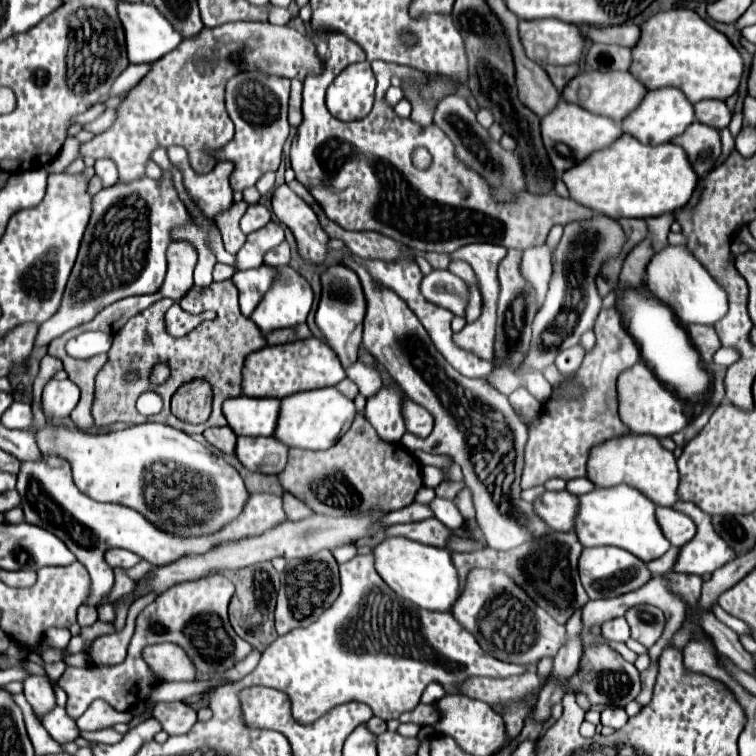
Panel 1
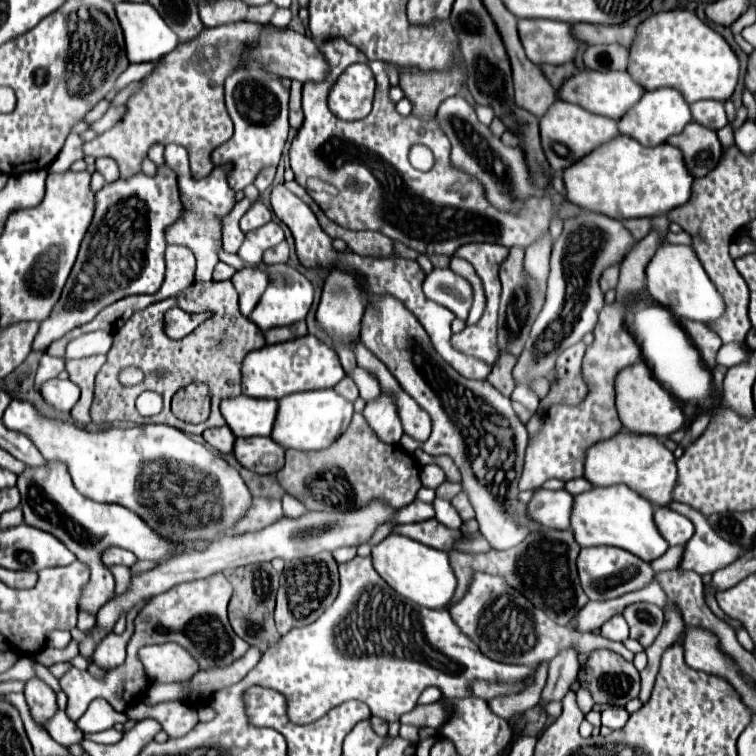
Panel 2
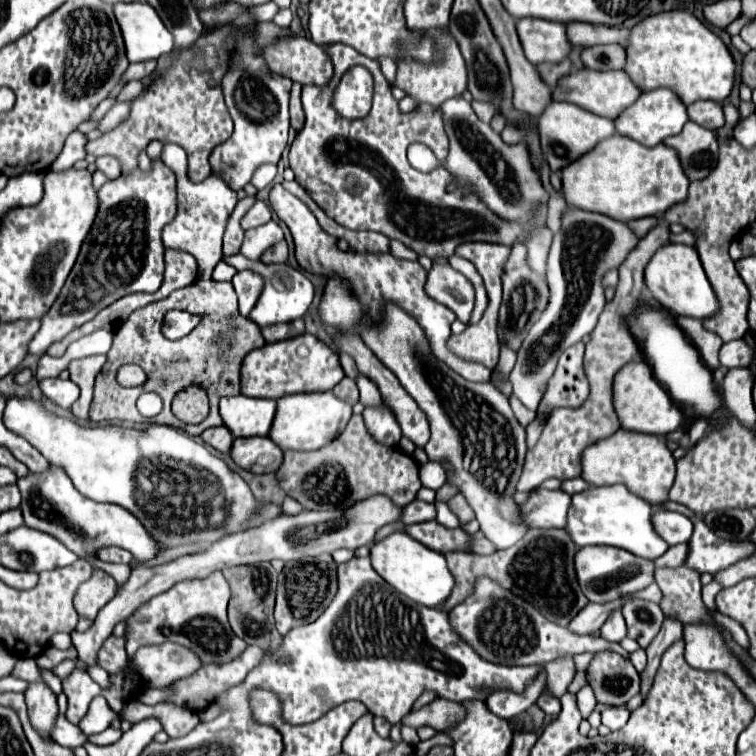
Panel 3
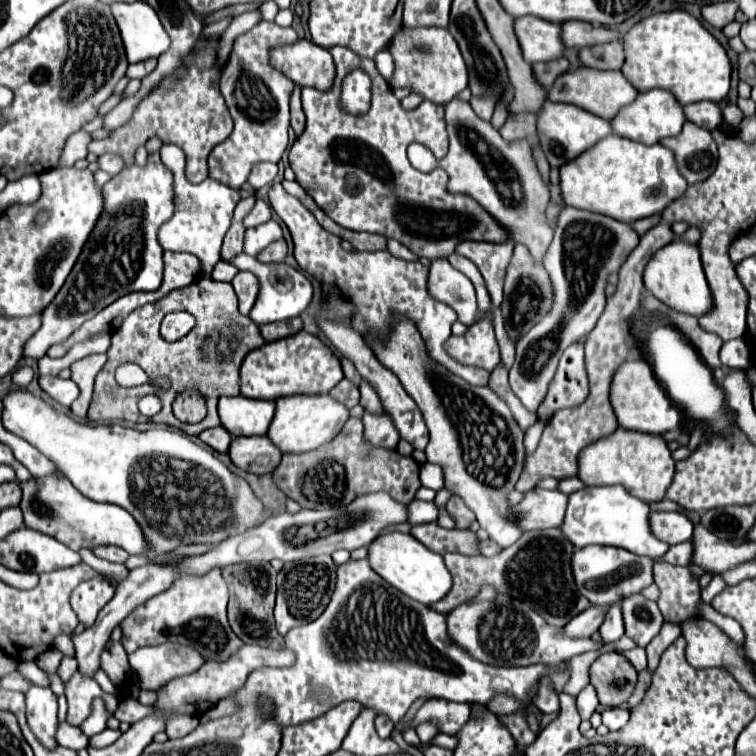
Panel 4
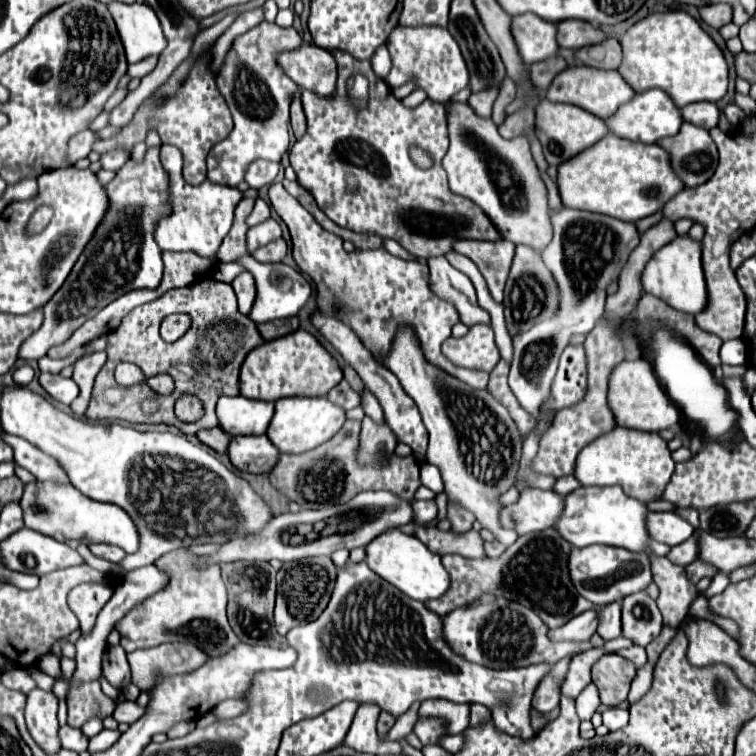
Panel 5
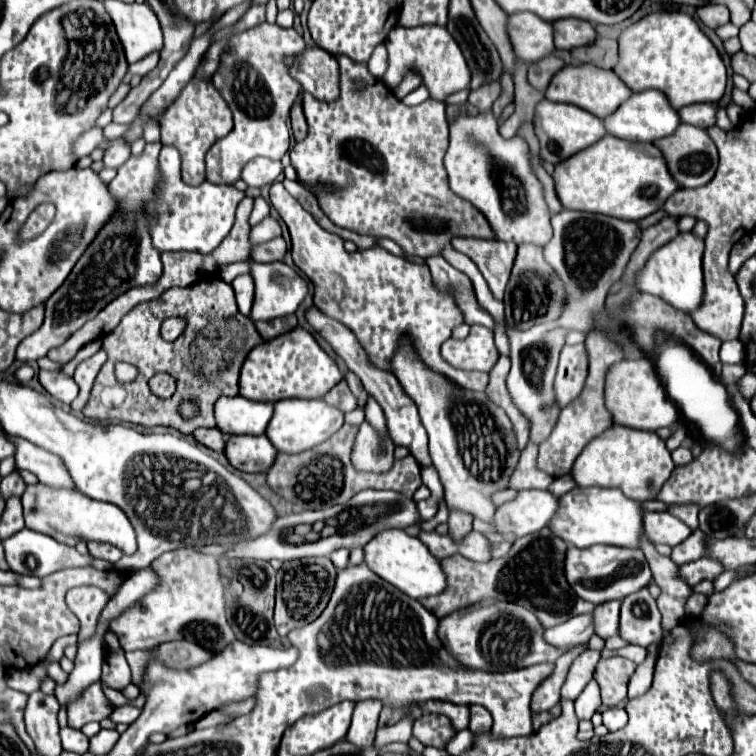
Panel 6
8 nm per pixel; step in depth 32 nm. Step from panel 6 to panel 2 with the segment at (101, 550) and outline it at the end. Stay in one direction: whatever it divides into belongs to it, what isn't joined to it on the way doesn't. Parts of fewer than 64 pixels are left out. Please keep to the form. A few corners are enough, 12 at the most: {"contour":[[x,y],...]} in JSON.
{"contour":[[124,548],[102,552],[104,564],[132,566],[136,556]]}

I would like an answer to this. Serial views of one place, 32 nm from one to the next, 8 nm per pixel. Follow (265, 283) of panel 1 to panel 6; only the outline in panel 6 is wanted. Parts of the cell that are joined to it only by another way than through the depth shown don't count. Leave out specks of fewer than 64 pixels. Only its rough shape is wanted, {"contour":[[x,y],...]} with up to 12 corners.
{"contour":[[250,274],[232,280],[238,308],[250,316],[254,280]]}

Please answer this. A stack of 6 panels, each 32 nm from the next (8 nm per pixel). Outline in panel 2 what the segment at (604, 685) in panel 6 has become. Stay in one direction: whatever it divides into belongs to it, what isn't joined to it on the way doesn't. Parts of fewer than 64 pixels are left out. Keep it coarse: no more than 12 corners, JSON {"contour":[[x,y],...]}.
{"contour":[[596,650],[580,672],[596,704],[626,706],[640,692],[632,662]]}

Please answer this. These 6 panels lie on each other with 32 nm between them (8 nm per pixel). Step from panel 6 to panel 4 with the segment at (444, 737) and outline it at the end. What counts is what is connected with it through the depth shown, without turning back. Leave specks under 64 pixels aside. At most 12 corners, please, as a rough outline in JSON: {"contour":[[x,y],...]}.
{"contour":[[418,724],[414,730],[422,744],[440,732],[436,724]]}

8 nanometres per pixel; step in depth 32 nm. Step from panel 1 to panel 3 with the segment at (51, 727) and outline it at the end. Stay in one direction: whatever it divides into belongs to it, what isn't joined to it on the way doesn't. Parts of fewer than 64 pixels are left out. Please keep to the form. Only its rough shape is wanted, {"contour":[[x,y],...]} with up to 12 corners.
{"contour":[[58,716],[54,742],[66,748],[84,746],[88,738],[78,726]]}

